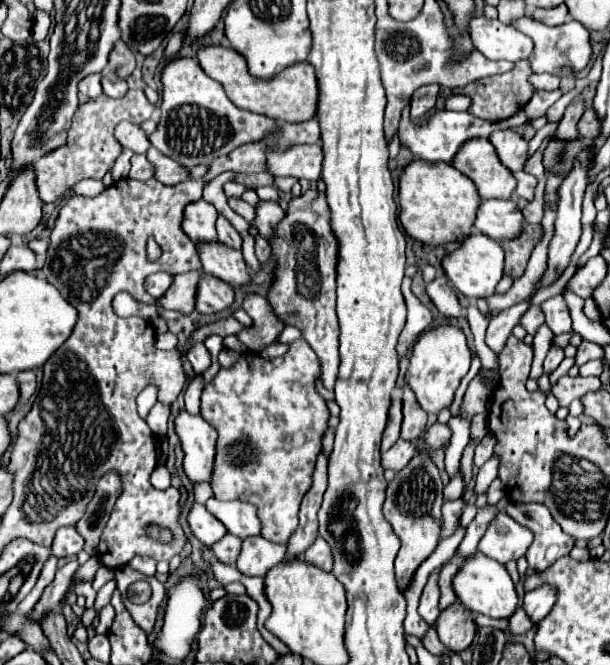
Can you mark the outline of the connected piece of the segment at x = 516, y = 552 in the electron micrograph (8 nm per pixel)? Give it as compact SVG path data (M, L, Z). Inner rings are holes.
M500 511L480 539L478 551L494 561L508 563L526 555L532 539L534 535L528 527L516 523L506 511Z

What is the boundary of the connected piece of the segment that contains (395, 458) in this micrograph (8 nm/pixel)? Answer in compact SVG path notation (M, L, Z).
M398 439L388 451L382 453L382 465L384 465L384 469L400 471L404 465L408 465L408 461L412 459L414 451L416 451L416 447L414 447L412 441Z

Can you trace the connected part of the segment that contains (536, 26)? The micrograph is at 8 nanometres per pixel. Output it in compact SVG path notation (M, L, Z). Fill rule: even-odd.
M524 15L514 23L516 29L520 29L524 35L528 35L534 41L534 53L530 57L530 67L534 73L550 73L556 77L568 77L572 73L578 73L586 69L590 57L592 57L592 45L590 45L590 31L580 25L578 21L568 21L558 27L548 27L540 21L530 19Z

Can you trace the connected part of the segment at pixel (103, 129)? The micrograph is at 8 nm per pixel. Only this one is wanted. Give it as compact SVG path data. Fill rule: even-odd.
M128 91L120 99L100 95L98 99L82 103L76 111L76 117L72 119L68 145L64 145L64 149L56 149L56 153L48 153L48 157L42 157L34 165L36 187L40 193L40 199L44 203L54 203L58 197L70 191L78 181L86 177L102 179L104 173L114 165L116 157L122 151L120 143L114 139L114 127L122 119L132 119L132 123L140 125L142 121L150 119L152 111L154 111L154 105L146 99L144 91Z

